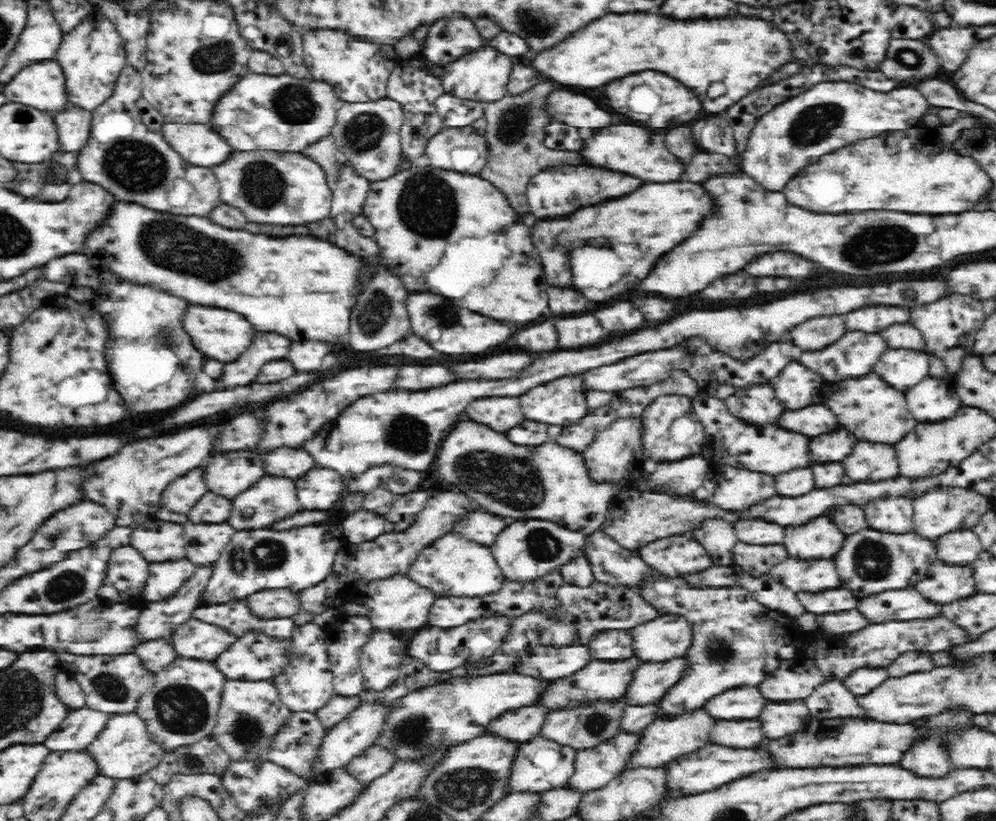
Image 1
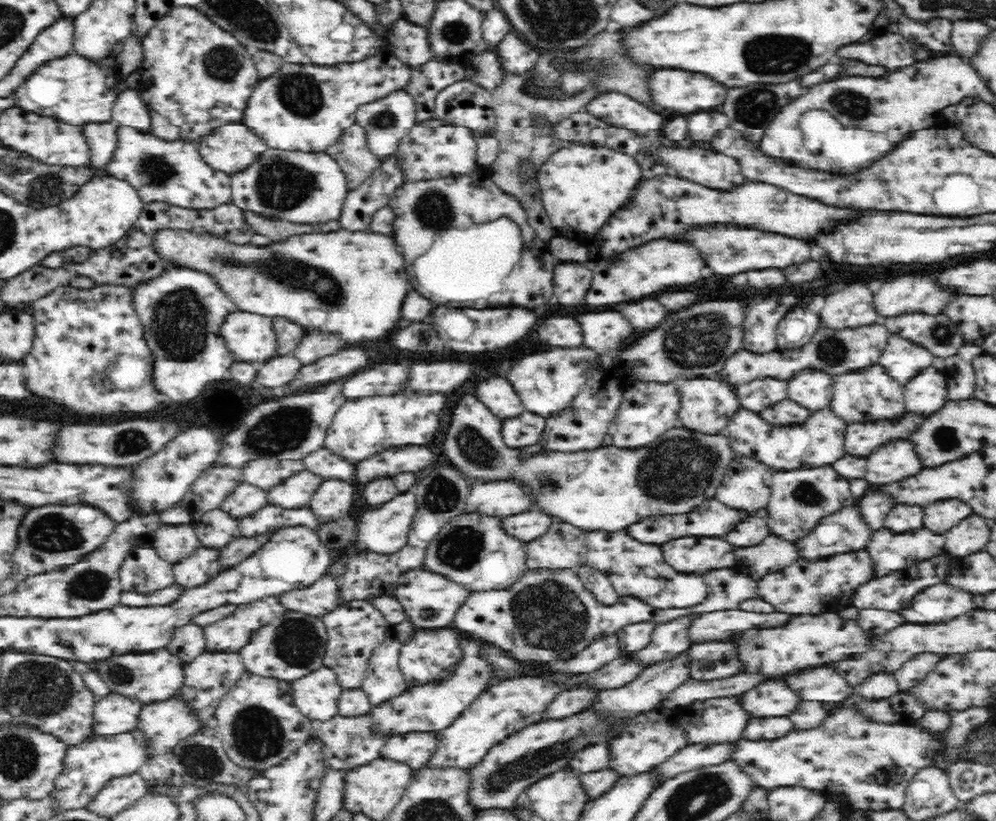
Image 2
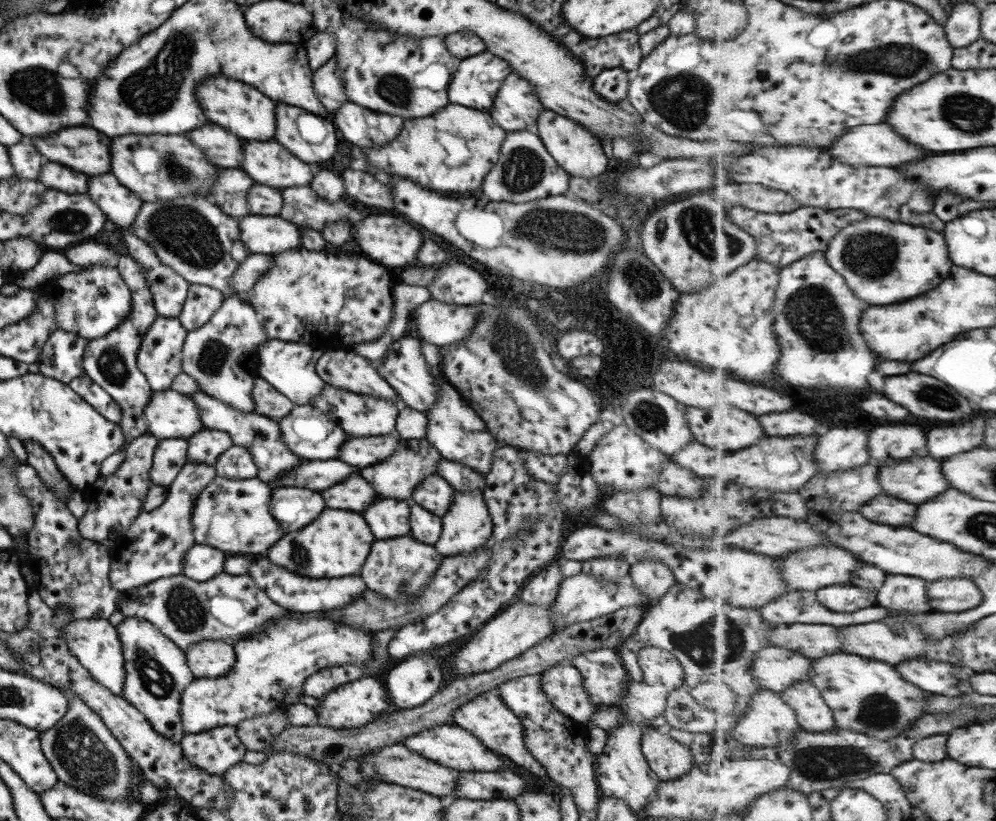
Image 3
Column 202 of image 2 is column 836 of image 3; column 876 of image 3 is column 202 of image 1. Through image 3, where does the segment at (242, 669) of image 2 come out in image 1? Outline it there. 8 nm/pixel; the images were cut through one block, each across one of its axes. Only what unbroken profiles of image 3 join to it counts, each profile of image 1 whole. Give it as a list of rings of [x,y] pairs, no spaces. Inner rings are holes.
[[[179,656],[174,663],[170,663],[155,675],[155,687],[139,700],[139,708],[135,711],[147,721],[147,729],[155,742],[166,752],[172,752],[180,746],[194,744],[209,737],[218,721],[221,696],[224,684],[227,683],[218,661]]]

